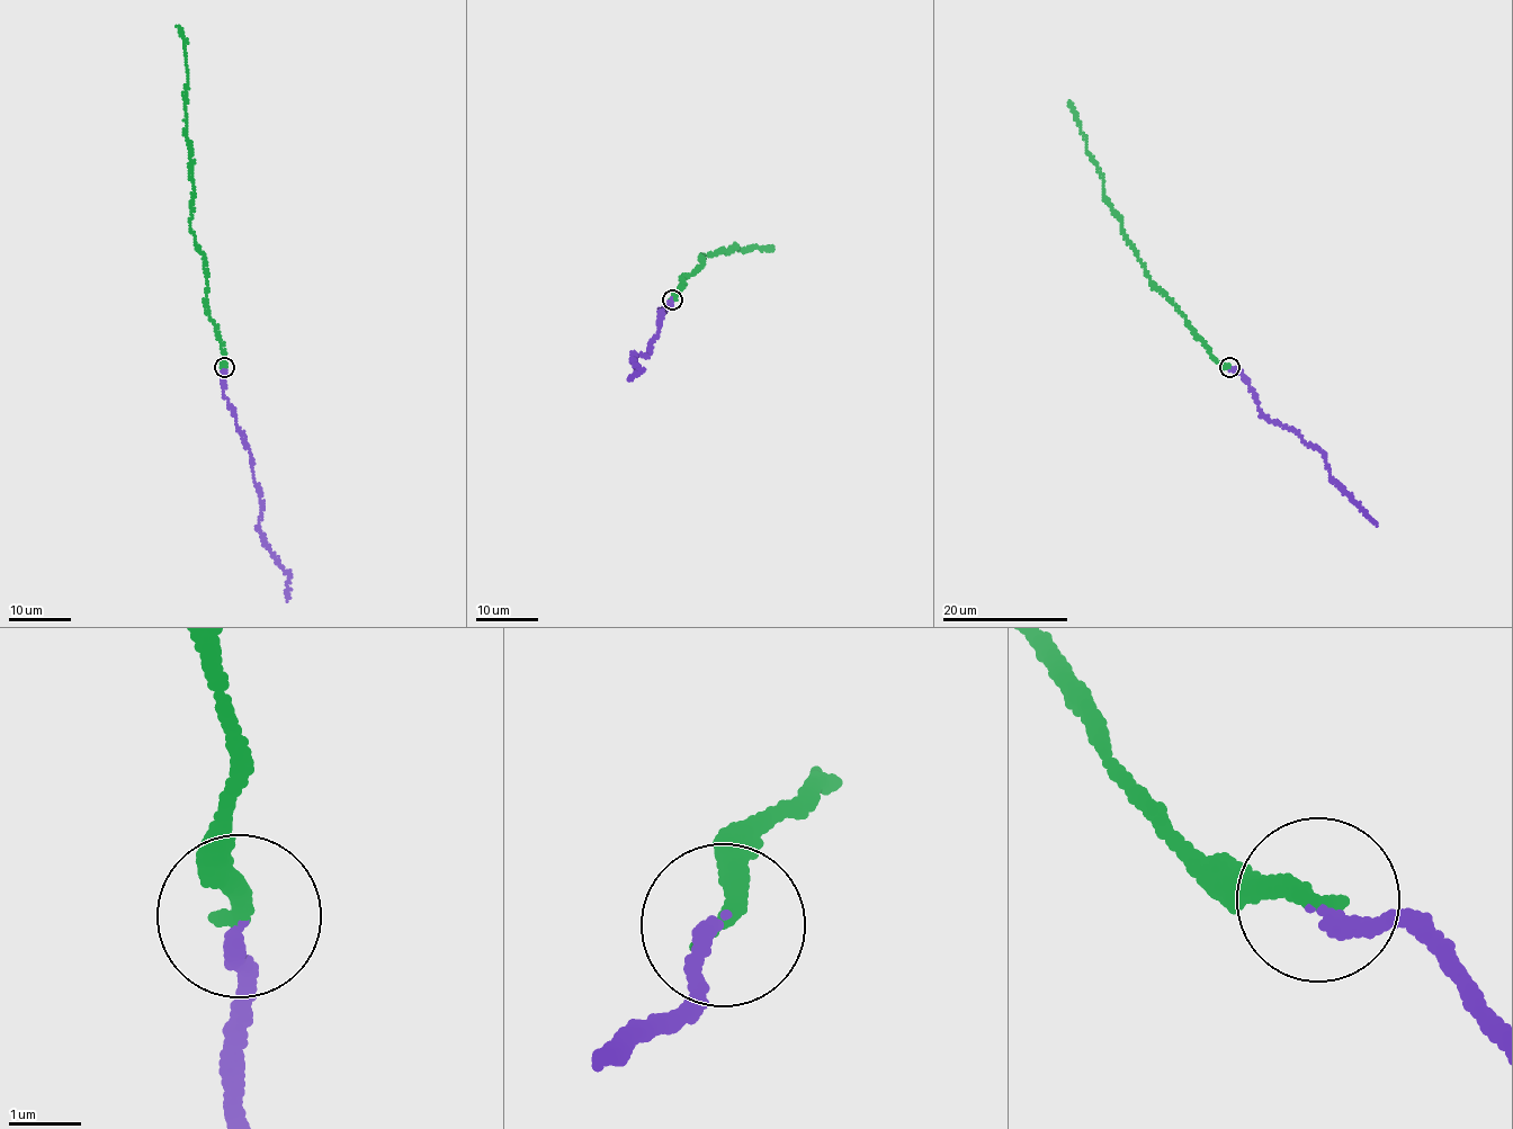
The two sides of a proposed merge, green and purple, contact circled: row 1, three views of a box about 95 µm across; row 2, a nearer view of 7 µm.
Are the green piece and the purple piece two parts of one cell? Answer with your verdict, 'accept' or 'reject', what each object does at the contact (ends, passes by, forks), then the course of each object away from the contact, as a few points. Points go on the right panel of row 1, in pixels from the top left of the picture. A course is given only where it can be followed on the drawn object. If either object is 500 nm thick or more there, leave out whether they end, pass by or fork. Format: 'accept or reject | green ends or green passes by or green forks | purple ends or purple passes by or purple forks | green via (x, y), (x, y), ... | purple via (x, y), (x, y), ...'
accept | green ends | purple ends | green via (1229, 367), (1210, 355), (1176, 304), (1152, 284), (1104, 197), (1101, 172), (1070, 100) | purple via (1229, 368), (1237, 370), (1249, 384), (1263, 415), (1288, 427), (1323, 454), (1331, 478), (1378, 526)

